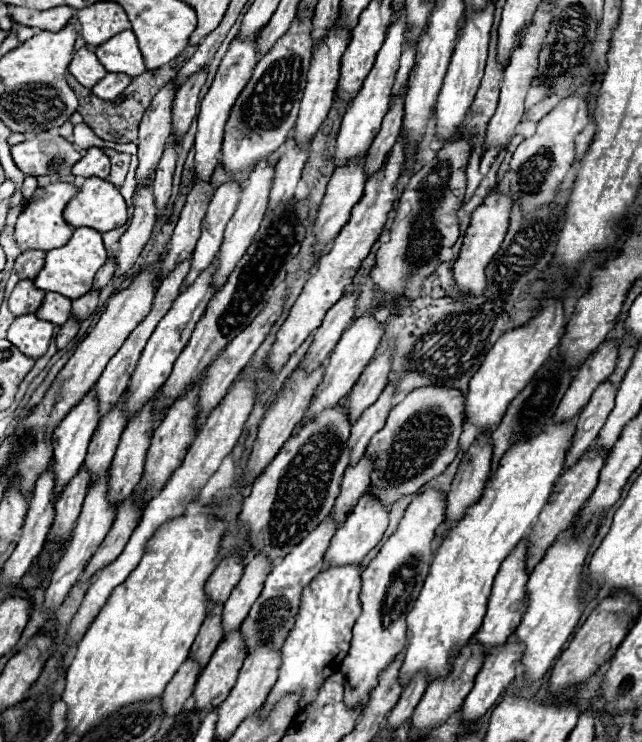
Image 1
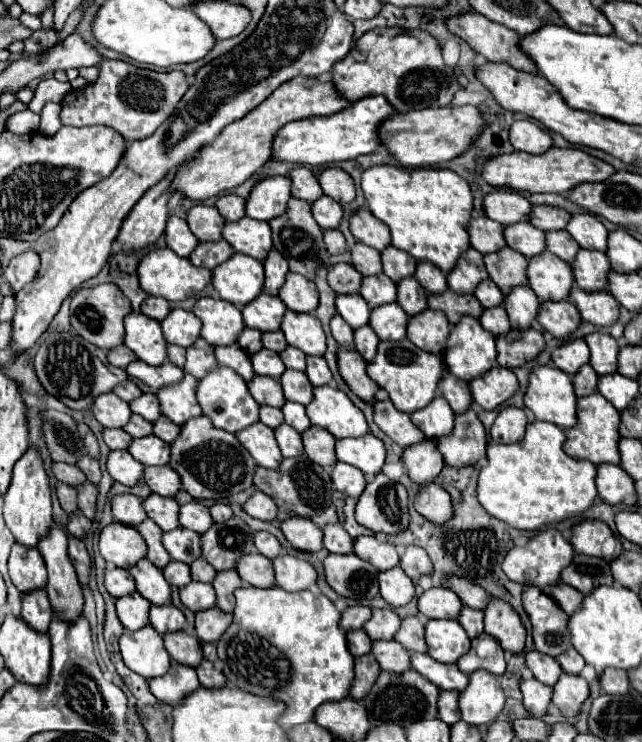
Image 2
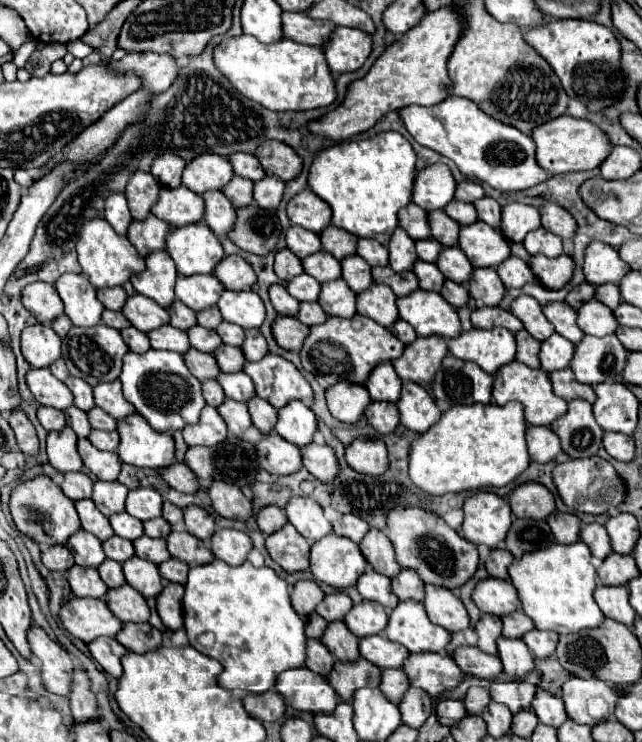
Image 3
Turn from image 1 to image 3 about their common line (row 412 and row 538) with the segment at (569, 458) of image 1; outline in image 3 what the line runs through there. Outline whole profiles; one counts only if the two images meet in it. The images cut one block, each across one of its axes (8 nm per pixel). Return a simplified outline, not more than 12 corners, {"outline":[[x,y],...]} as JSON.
{"outline":[[584,524],[580,540],[596,562],[610,552],[610,538],[602,524]]}

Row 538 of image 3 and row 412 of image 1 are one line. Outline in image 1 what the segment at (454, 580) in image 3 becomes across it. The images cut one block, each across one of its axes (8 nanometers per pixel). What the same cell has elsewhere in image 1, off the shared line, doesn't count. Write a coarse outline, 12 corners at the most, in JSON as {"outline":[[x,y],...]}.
{"outline":[[422,386],[390,410],[366,454],[382,504],[456,458],[456,388]]}

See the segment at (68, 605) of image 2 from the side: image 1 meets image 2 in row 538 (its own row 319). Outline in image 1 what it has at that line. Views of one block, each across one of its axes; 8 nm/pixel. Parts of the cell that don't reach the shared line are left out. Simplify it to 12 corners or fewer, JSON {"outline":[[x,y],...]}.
{"outline":[[48,292],[38,318],[62,324],[70,318],[70,298]]}

